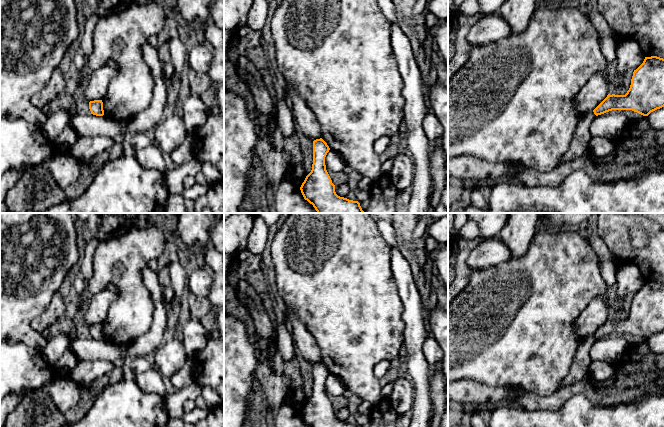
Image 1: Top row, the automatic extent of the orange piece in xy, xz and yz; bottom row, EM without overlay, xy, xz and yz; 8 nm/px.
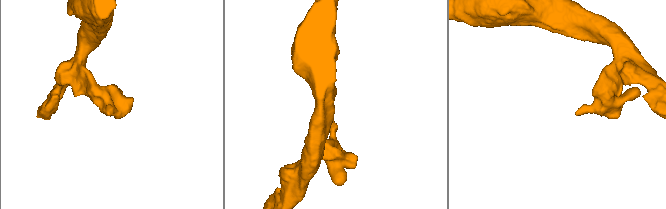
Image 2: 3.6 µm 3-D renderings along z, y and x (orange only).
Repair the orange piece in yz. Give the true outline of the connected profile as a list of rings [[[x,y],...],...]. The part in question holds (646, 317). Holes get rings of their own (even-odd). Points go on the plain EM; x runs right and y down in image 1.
[[[645,281],[633,296],[625,319],[608,318],[593,334],[596,340],[612,334],[632,334],[643,340],[664,331],[664,283]]]

